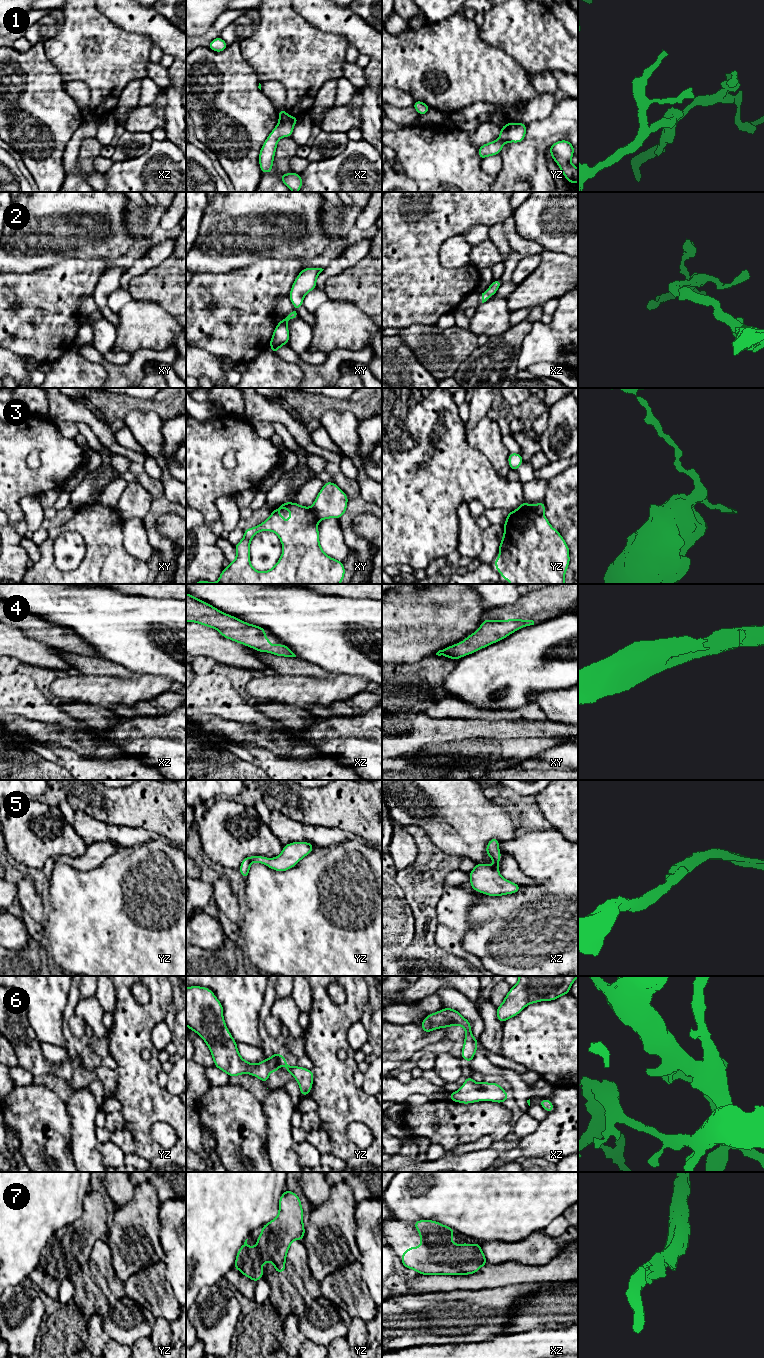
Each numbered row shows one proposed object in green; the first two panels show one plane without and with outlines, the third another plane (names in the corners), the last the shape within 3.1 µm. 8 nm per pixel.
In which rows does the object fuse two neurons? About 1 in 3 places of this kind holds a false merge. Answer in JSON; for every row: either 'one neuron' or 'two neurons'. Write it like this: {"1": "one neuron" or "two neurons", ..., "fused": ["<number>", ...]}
{"1": "two neurons", "2": "one neuron", "3": "two neurons", "4": "one neuron", "5": "one neuron", "6": "one neuron", "7": "one neuron", "fused": ["1", "3"]}

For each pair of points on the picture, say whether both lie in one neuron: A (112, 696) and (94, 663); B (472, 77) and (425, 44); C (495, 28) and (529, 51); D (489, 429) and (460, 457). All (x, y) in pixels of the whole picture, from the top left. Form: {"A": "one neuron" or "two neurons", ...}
{"A": "two neurons", "B": "one neuron", "C": "one neuron", "D": "two neurons"}

